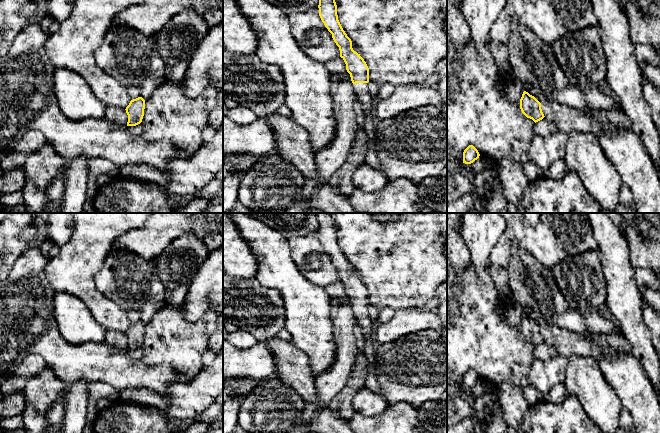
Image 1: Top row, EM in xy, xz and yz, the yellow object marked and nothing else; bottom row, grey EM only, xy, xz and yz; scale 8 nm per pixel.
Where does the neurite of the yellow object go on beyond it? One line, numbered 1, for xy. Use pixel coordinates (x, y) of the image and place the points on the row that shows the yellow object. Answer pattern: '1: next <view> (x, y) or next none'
1: next none

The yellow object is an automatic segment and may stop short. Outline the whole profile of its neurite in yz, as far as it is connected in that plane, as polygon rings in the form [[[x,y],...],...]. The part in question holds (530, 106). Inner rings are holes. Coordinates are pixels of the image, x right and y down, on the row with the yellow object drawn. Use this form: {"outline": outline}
{"outline": [[[524,91],[520,99],[522,113],[535,123],[544,117],[550,119],[558,129],[569,134],[571,131],[593,133],[596,137],[605,134],[614,134],[623,129],[612,123],[600,124],[590,117],[582,114],[580,110],[560,104],[552,99],[541,104],[534,96]]]}

